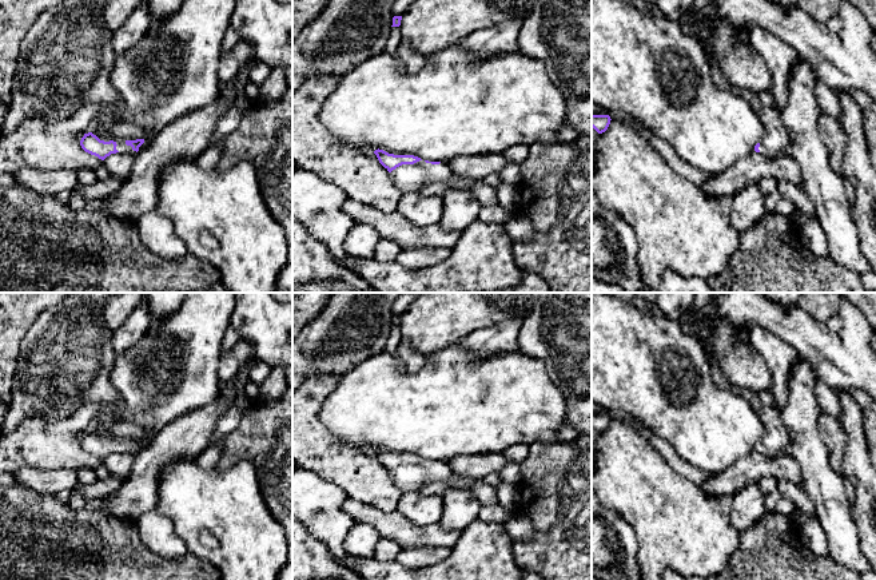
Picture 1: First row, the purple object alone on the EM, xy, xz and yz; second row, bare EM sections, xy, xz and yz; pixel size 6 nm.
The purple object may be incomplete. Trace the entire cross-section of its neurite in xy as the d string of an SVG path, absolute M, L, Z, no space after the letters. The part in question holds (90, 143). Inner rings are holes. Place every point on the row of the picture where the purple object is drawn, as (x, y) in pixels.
M183 0L183 3L180 4L178 11L166 15L164 17L159 19L158 23L148 27L147 32L143 35L143 37L135 45L132 45L130 49L127 49L124 53L122 53L116 57L114 69L111 72L111 83L112 83L114 88L123 98L124 107L114 114L101 116L95 131L84 134L84 136L81 138L81 140L80 140L81 148L85 152L97 156L101 160L104 160L111 154L116 154L116 152L131 154L135 156L139 151L139 147L146 140L151 142L158 135L158 132L160 130L163 130L166 126L174 123L176 119L179 119L184 115L192 114L194 111L204 108L207 104L214 103L219 95L220 82L219 82L218 72L219 72L219 65L220 65L220 56L223 53L223 39L226 36L227 29L230 28L230 19L231 19L234 7L235 7L235 0ZM116 120L127 120L131 124L135 124L136 127L142 128L146 132L147 139L146 140L144 139L136 139L136 140L104 139L104 140L100 140L96 135L105 126L110 126L110 124L115 123Z

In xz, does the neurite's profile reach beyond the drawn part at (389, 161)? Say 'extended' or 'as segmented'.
extended

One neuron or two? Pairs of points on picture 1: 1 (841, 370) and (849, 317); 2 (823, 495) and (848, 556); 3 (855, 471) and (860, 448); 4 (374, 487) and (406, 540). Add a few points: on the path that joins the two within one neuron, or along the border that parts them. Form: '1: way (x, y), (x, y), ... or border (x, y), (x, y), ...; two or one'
1: way (845, 357), (849, 349), (849, 330); one
2: way (833, 509), (843, 541); one
3: way (860, 465), (860, 453); one
4: border (359, 500), (382, 511), (395, 511); two

